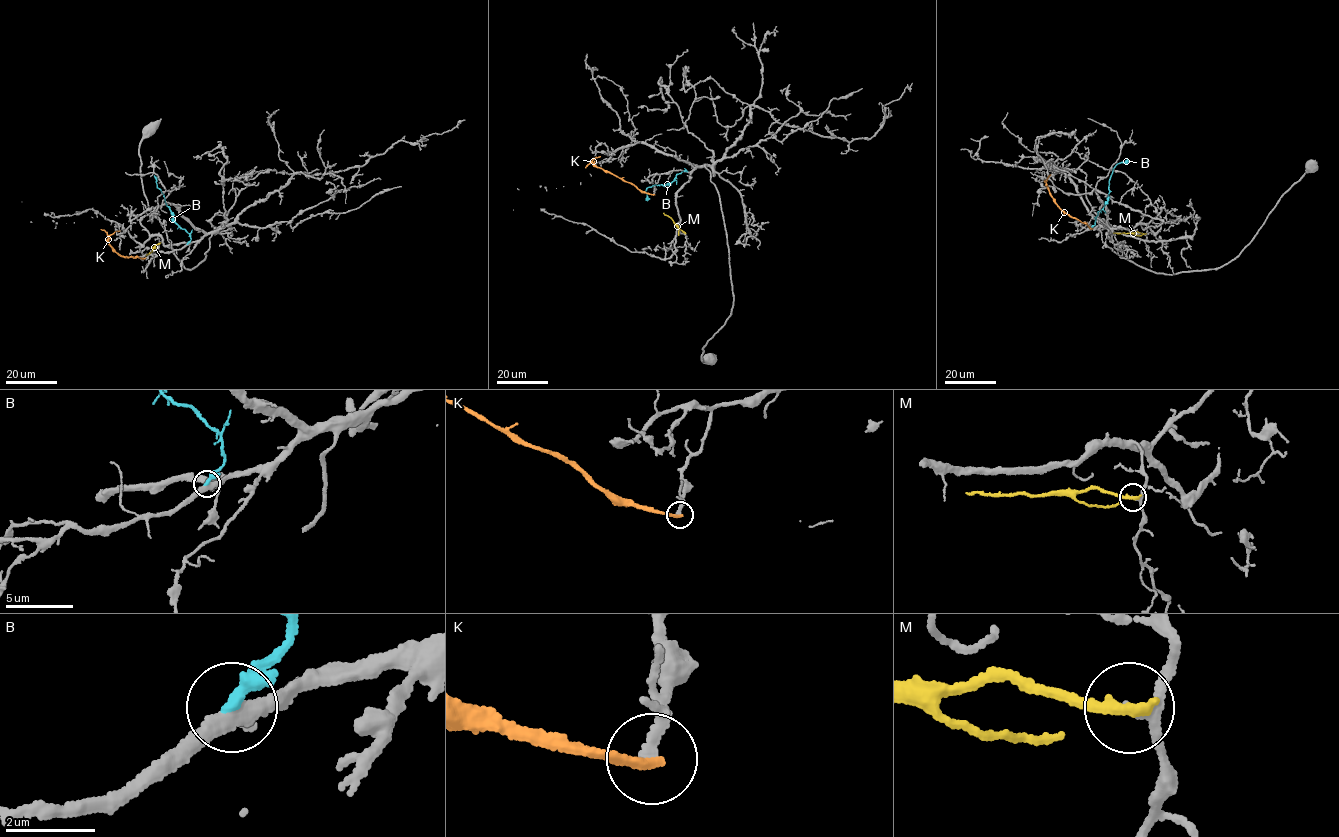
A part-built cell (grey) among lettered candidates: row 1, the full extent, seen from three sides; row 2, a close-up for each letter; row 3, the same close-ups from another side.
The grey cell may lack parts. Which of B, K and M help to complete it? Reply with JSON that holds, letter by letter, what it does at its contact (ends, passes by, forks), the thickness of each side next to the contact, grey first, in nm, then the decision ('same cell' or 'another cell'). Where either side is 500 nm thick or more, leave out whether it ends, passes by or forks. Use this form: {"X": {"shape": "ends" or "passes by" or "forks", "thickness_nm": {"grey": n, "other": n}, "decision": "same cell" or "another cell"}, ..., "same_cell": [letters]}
{"B": {"shape": "ends", "thickness_nm": {"grey": 320, "other": 360}, "decision": "another cell"}, "K": {"shape": "ends", "thickness_nm": {"grey": 160, "other": 240}, "decision": "another cell"}, "M": {"shape": "ends", "thickness_nm": {"grey": 170, "other": 320}, "decision": "another cell"}, "same_cell": []}

